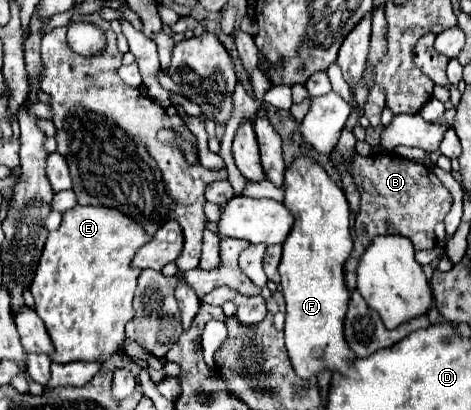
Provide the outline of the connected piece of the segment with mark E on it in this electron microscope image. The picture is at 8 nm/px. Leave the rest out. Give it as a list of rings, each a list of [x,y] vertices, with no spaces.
[[[74,206],[64,214],[60,228],[48,234],[30,292],[36,300],[36,314],[46,324],[46,330],[56,348],[56,352],[50,356],[52,362],[66,364],[76,360],[108,360],[114,352],[120,350],[122,340],[126,338],[124,326],[134,316],[132,298],[136,292],[138,276],[142,272],[132,268],[130,262],[136,250],[150,238],[152,236],[148,236],[130,216],[104,206]]]

